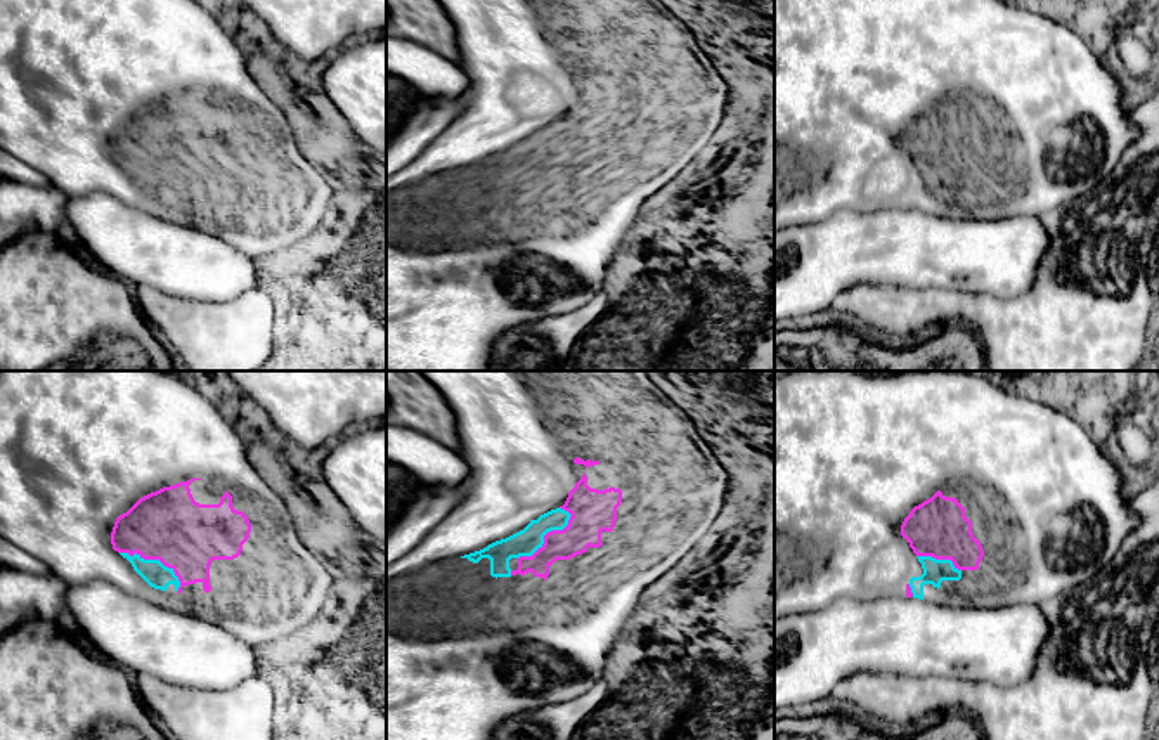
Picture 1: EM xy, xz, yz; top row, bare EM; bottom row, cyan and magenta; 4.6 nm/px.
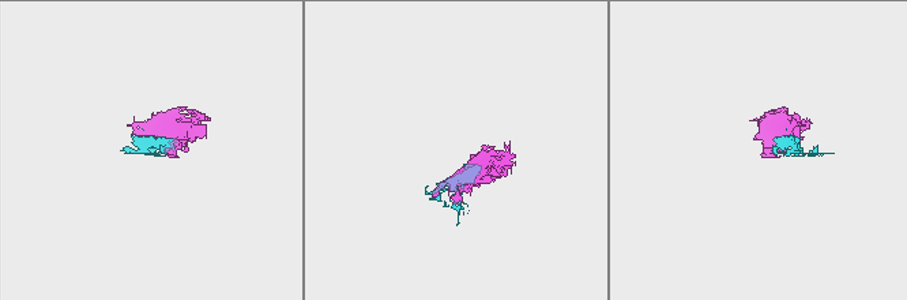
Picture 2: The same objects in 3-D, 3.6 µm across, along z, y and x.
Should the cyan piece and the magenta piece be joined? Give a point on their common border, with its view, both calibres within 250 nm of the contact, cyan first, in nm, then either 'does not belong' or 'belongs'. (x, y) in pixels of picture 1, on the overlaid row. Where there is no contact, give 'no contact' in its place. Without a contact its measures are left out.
contact xz (544, 534); calibres 120 and 200 nm; belongs

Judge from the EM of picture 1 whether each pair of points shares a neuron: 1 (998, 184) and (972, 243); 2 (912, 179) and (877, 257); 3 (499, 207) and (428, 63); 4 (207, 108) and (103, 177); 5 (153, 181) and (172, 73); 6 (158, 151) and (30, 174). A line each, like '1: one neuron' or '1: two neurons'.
1: two neurons
2: two neurons
3: two neurons
4: one neuron
5: one neuron
6: two neurons

